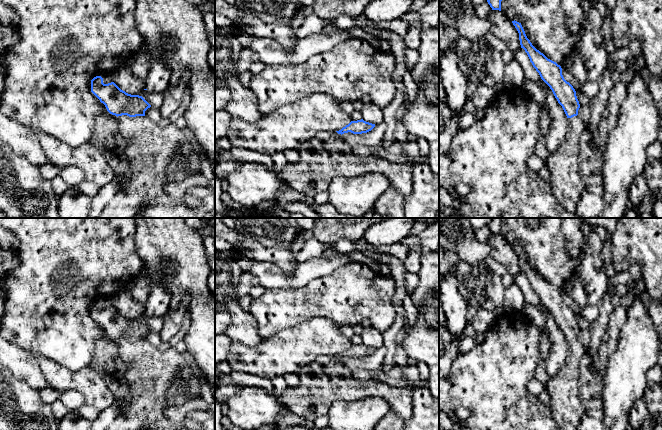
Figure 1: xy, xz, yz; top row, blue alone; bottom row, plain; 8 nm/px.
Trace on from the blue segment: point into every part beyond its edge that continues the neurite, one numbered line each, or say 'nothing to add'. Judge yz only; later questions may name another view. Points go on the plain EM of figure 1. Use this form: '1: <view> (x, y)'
1: yz (564, 388)

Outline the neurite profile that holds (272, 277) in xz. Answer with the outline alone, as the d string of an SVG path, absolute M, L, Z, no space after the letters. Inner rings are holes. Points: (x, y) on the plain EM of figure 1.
M339 254L333 258L323 256L312 257L305 262L298 263L290 274L283 268L270 262L255 261L249 273L259 279L259 285L269 290L299 289L309 281L330 274L335 269L353 262L346 254Z

